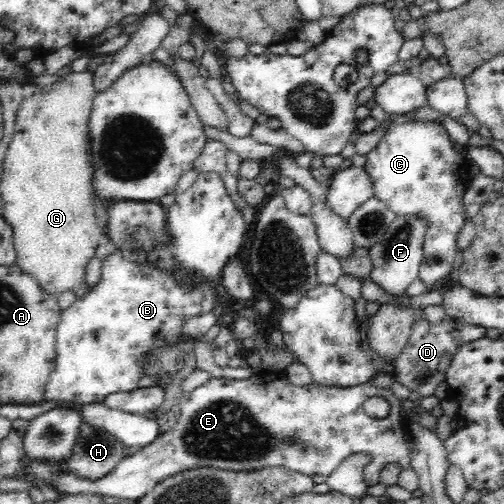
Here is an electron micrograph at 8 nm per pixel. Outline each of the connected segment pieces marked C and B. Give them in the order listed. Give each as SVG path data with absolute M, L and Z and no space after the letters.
M404 122L404 124L390 124L382 141L371 152L365 155L366 173L373 183L373 192L376 198L388 205L392 212L398 215L420 215L426 219L428 230L424 234L423 260L417 274L427 287L436 284L451 272L457 248L457 236L469 220L462 211L462 198L471 181L470 166L462 155L456 153L454 142L442 124L438 122Z
M116 250L102 264L100 282L90 288L83 297L62 311L57 324L56 366L52 368L45 389L45 400L66 400L83 405L102 403L106 396L138 389L142 377L141 356L153 353L153 348L162 343L175 343L182 339L182 319L186 316L198 316L214 310L216 289L208 283L202 283L195 289L177 283L172 273L160 271L148 262L144 265L126 262L122 251Z

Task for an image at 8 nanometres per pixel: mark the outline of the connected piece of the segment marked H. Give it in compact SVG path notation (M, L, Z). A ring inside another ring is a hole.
M83 422L72 449L72 456L63 466L80 478L98 480L112 472L124 457L126 446L113 434Z

